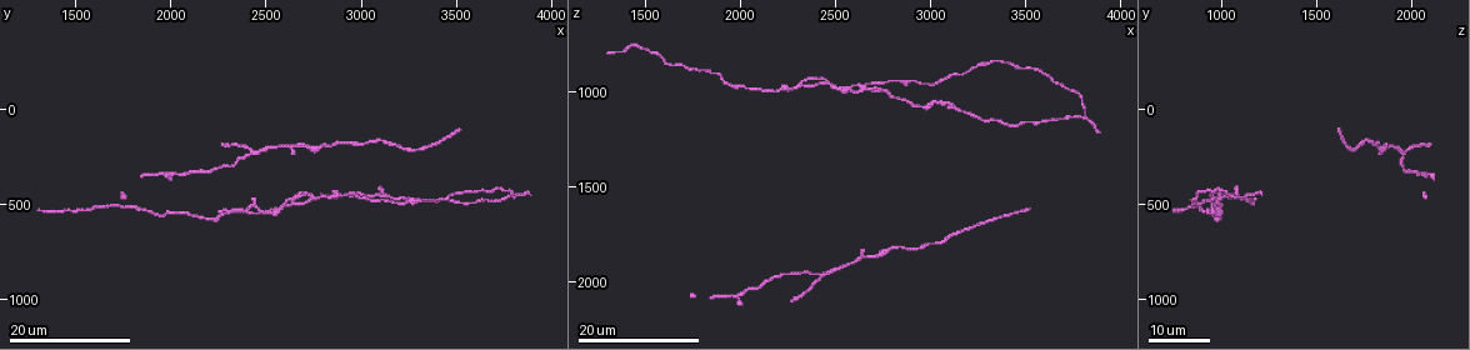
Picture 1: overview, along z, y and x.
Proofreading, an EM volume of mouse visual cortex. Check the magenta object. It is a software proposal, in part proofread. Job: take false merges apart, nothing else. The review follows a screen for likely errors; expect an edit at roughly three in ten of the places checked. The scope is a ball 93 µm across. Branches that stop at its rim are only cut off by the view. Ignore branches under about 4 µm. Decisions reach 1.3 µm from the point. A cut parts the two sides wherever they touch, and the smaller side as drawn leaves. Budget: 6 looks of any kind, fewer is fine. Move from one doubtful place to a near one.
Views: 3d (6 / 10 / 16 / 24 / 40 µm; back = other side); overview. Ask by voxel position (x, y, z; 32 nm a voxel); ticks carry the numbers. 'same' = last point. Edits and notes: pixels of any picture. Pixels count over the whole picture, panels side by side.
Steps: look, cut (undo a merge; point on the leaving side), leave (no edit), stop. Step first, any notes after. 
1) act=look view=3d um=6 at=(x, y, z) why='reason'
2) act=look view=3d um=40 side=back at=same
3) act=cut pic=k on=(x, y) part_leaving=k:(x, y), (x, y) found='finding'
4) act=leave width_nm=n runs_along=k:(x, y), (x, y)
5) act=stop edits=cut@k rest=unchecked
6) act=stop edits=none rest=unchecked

act=look view=3d um=16 at=(3110, 450, 1080)

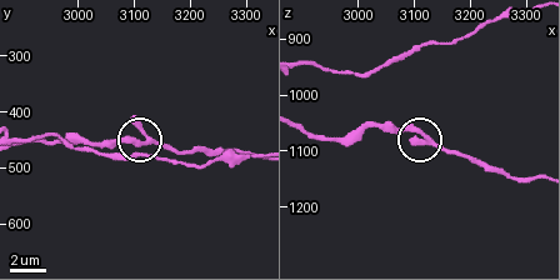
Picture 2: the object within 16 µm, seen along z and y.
act=look view=3d um=10 at=(3125, 455, 1080)

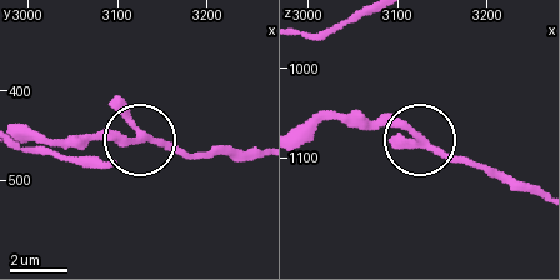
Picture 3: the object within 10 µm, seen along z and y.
act=leave runs_along=3:(254, 151), (174, 151), (139, 136), (76, 136) found='one neuron here'

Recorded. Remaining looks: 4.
act=look view=3d um=16 at=(2640, 470, 980) why='looks like a crossing'

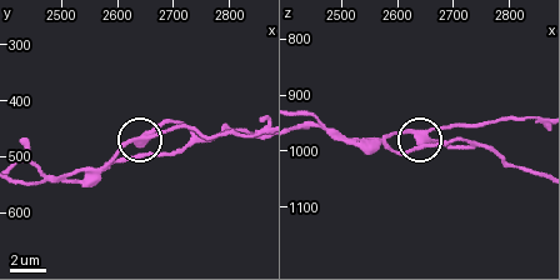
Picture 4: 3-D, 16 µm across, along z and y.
act=look view=3d um=6 at=(2650, 470, 970)

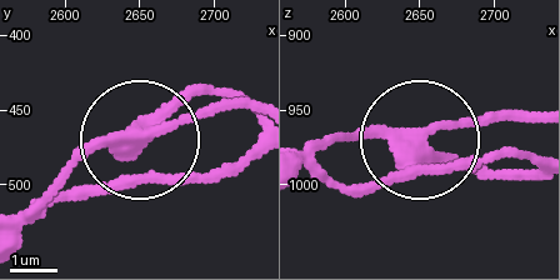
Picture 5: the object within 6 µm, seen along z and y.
act=leave arms=4 found='all the same neuron'

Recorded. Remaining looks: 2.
act=stop edits=none rest=unchecked

